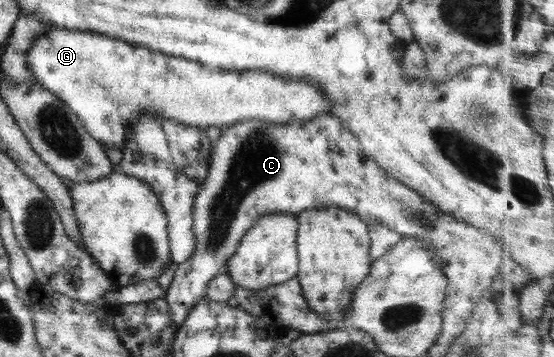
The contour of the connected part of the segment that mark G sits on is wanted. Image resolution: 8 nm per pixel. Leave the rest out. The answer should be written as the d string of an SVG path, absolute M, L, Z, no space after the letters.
M50 26L48 32L34 38L27 50L28 67L36 80L59 97L78 116L84 129L103 147L123 148L128 126L142 112L156 112L180 123L208 129L210 125L227 128L244 120L270 120L287 124L311 120L315 115L330 114L330 105L324 93L308 81L294 81L266 71L223 71L200 65L180 57L168 57L152 52L139 44L130 44L116 38L82 31Z

